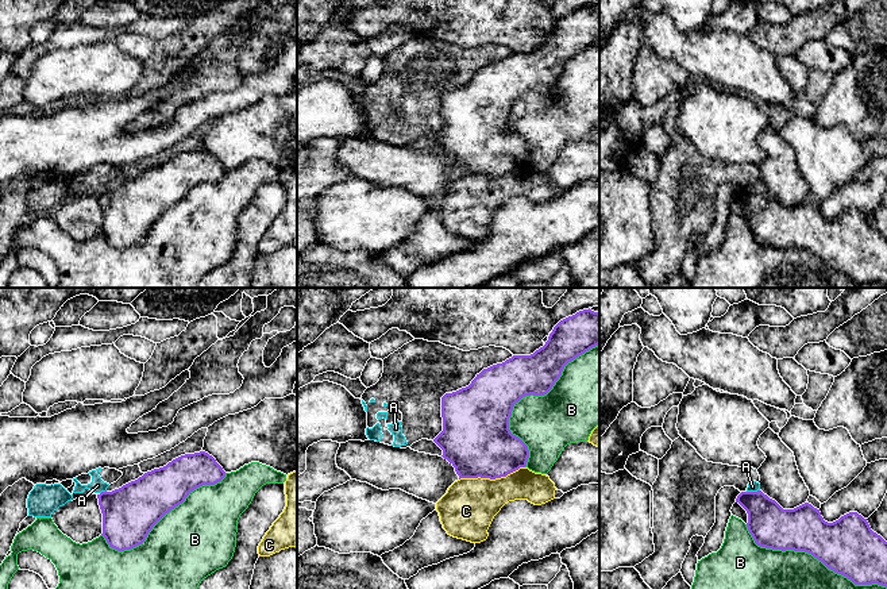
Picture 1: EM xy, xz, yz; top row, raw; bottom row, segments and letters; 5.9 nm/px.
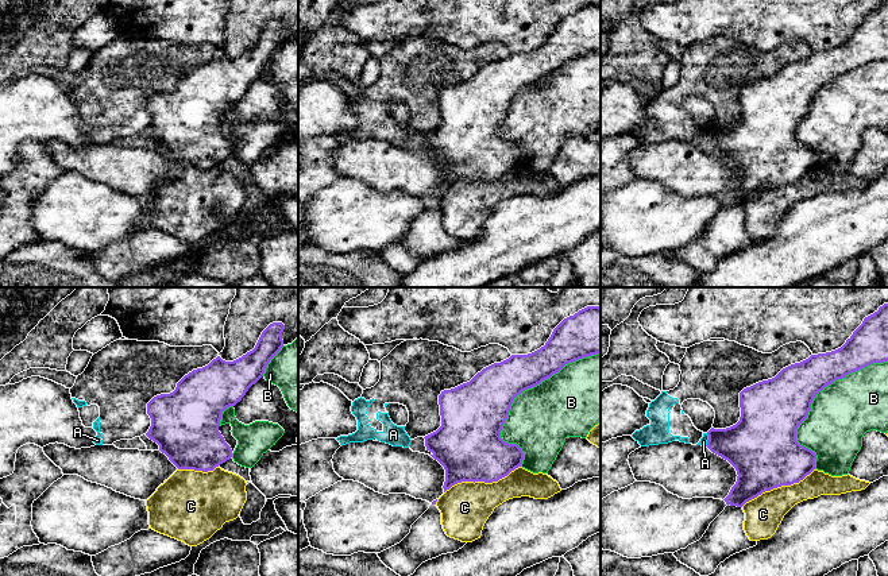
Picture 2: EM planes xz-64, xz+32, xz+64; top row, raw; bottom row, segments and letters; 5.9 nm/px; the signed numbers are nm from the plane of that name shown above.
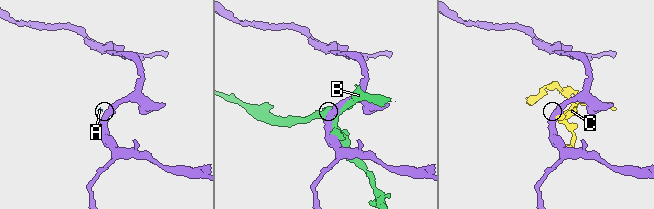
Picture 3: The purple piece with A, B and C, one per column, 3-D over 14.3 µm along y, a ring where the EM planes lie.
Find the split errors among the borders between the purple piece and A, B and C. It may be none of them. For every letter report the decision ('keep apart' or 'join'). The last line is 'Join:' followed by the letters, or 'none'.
A: keep apart
B: keep apart
C: keep apart
Join: none

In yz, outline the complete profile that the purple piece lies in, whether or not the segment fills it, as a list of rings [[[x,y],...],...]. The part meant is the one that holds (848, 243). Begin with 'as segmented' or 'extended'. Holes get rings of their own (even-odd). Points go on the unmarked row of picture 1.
as segmented | [[[761,188],[741,189],[736,200],[747,208],[747,224],[757,243],[805,249],[855,282],[887,285],[887,239],[857,209],[828,220],[809,200],[783,207]]]

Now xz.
as segmented | [[[590,5],[560,18],[543,45],[531,53],[513,53],[483,66],[471,81],[441,95],[443,128],[433,139],[443,147],[460,176],[501,176],[525,165],[528,143],[509,127],[516,100],[525,93],[544,93],[562,73],[564,63],[599,42],[599,9]]]

